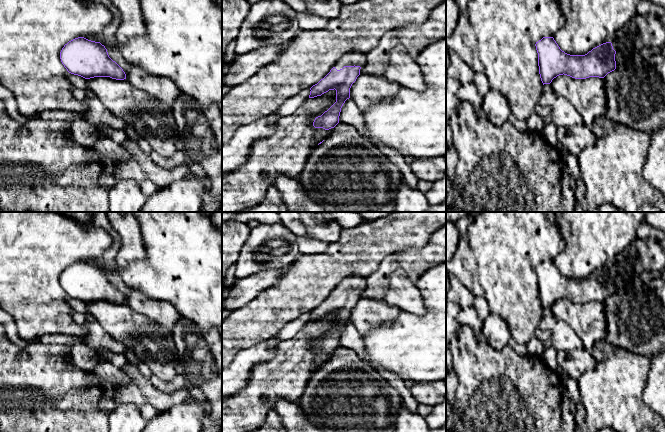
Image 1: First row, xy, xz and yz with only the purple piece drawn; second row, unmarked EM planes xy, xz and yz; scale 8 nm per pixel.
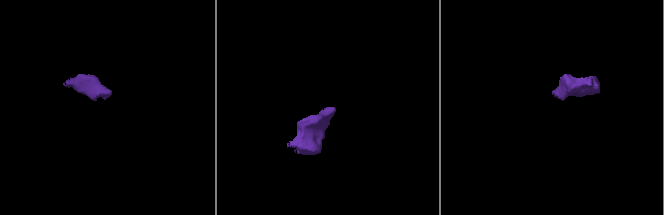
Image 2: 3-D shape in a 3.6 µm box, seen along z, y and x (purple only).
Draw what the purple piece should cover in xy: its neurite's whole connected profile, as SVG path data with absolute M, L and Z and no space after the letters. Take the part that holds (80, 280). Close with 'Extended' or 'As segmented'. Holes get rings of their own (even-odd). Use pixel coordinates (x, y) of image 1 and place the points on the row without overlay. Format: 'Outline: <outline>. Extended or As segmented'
Outline: M84 261L75 262L65 268L60 276L60 283L69 297L85 303L126 303L125 296L109 281L104 269Z. As segmented

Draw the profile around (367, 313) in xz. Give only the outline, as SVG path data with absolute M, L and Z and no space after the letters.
M360 298L350 312L350 322L361 335L379 325L391 324L400 310L385 301Z

